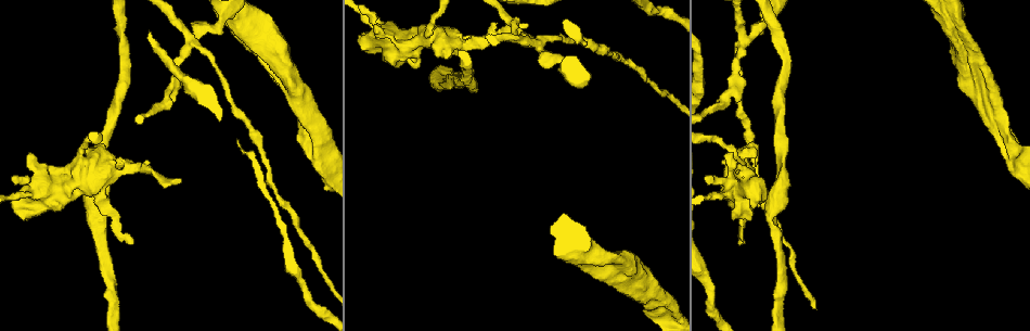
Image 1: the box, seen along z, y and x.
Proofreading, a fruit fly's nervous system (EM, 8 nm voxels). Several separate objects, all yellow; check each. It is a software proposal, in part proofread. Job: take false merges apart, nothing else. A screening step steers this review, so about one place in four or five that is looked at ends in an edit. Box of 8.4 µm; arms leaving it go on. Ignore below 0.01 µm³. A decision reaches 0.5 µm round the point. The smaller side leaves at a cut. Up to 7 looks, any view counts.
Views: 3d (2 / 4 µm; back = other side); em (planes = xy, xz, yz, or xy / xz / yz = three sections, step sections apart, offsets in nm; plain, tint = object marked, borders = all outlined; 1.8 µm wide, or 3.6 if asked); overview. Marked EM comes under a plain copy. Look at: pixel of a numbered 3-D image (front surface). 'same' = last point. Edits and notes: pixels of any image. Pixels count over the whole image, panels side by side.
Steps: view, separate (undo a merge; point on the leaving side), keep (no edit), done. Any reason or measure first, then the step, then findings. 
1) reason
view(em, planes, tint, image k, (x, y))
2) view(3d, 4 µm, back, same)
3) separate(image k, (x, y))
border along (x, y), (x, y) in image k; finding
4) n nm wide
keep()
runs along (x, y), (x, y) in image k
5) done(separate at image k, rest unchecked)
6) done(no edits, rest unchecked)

looks like a crossing
view(em, planes, tint, image 1, (743, 42))

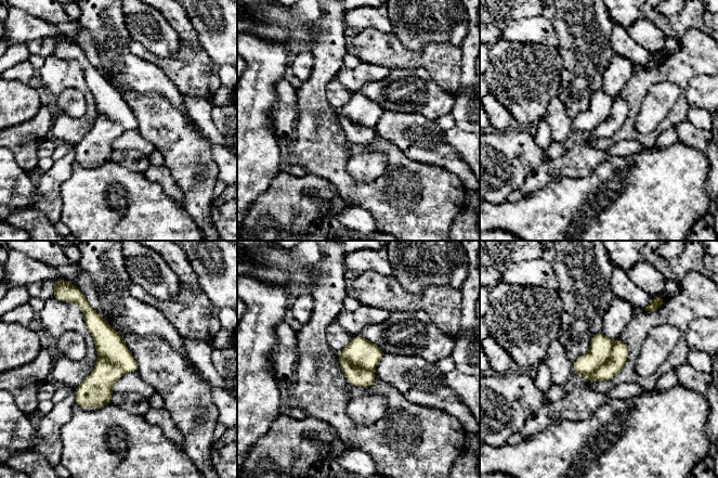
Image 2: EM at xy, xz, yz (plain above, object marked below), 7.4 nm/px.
240 nm wide
separate(image 2, (619, 351))
a second neuron is stuck on

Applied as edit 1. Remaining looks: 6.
looks like a crossing
view(em, yz, step 8, borders, image 1, (94, 176))

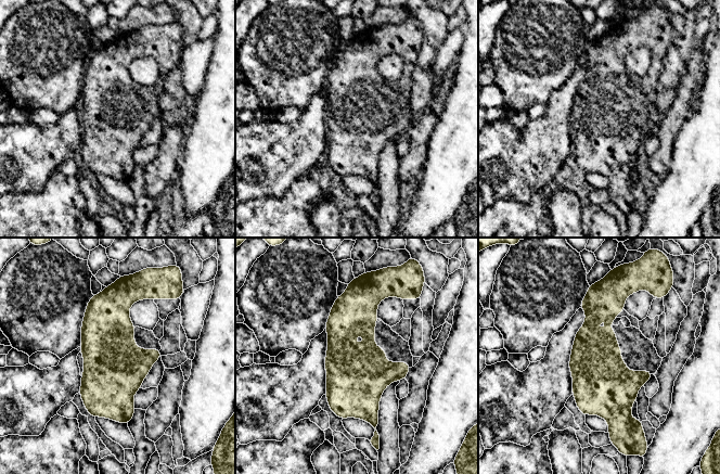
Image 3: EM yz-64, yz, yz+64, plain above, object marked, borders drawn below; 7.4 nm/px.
keep()
continuous, no second neuron

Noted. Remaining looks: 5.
branch point
view(3d, 2 µm, image 1, (261, 45))

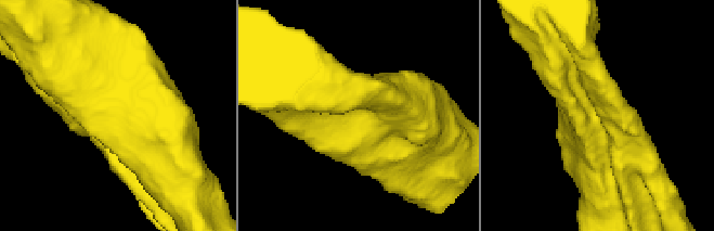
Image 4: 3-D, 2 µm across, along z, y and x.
need the tissue
view(em, planes, tint, image 4, (597, 119))

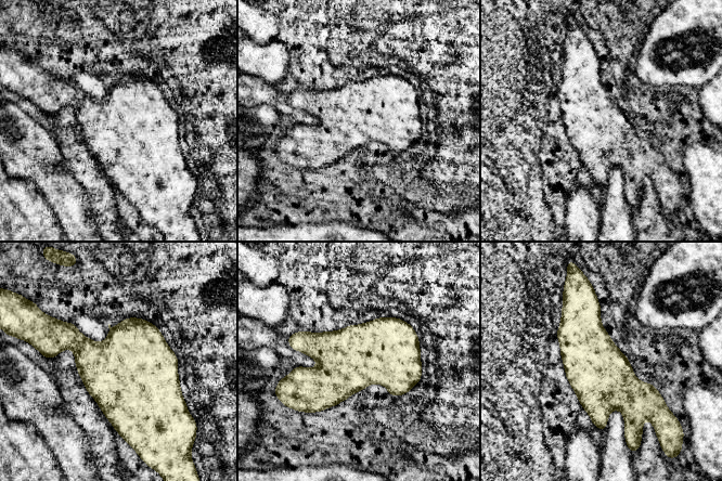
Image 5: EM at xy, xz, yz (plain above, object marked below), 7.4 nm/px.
460 nm wide
keep()
all the same neuron

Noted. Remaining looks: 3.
done(separate at image 2, rest unchecked)

